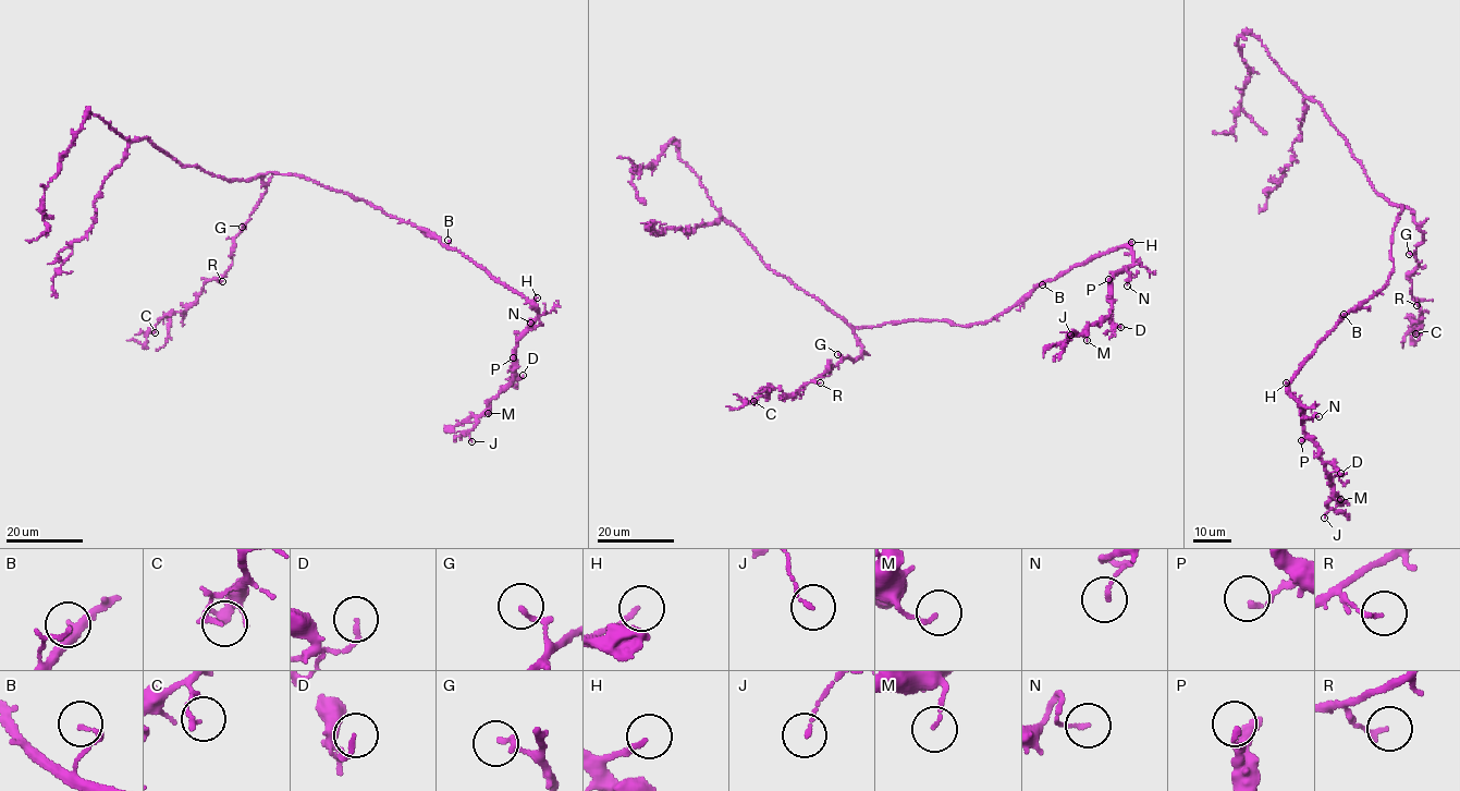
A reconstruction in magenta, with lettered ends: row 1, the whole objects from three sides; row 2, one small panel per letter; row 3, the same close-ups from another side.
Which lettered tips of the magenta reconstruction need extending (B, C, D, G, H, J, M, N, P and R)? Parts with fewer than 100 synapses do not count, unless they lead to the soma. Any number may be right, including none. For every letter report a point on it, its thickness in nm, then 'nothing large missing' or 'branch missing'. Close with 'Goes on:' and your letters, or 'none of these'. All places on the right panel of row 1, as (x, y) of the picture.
B: at (1344, 314); 80 nm thick; nothing large missing
C: at (1415, 333); 150 nm thick; nothing large missing
D: at (1340, 473); 150 nm thick; nothing large missing
G: at (1409, 254); 100 nm thick; nothing large missing
H: at (1286, 382); 140 nm thick; branch missing
J: at (1324, 518); 120 nm thick; nothing large missing
M: at (1340, 499); 100 nm thick; nothing large missing
N: at (1319, 416); 100 nm thick; nothing large missing
P: at (1301, 440); 140 nm thick; nothing large missing
R: at (1416, 305); 130 nm thick; nothing large missing
Goes on: H

